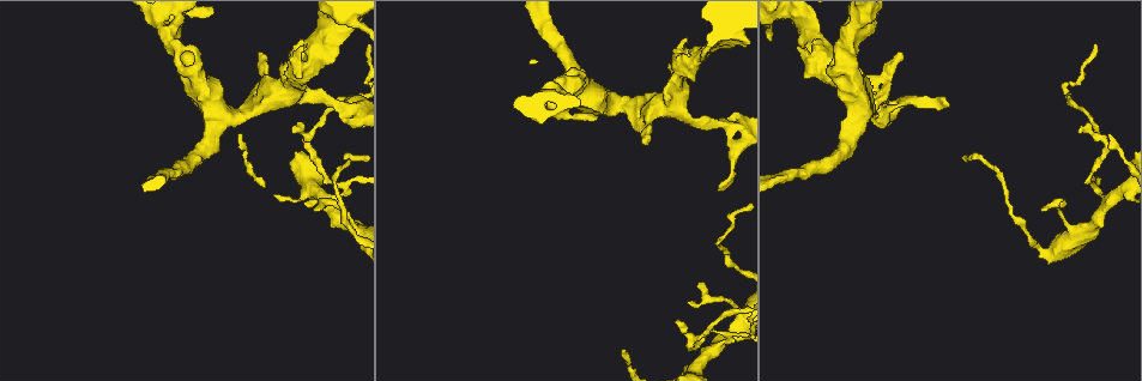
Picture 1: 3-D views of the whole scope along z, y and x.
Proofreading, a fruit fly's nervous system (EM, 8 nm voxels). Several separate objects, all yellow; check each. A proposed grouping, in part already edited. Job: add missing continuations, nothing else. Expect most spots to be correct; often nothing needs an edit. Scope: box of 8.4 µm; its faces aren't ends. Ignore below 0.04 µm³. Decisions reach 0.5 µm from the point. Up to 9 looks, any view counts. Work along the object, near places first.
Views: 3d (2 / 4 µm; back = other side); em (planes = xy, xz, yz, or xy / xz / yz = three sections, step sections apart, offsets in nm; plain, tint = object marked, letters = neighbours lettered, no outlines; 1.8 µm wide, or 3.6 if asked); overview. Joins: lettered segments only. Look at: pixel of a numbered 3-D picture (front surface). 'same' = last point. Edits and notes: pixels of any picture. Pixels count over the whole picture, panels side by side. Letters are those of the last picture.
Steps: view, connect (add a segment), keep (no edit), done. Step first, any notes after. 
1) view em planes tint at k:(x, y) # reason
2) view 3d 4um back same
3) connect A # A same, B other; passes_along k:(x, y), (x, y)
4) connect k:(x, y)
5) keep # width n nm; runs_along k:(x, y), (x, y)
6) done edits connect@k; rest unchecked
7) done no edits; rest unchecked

view em yz step 16 letters at 1:(692, 80) # free end

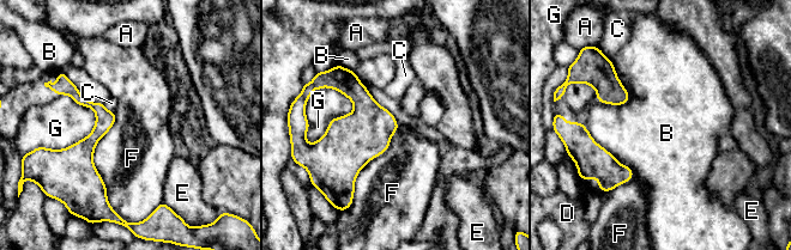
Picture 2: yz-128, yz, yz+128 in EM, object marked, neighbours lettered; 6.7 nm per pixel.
view em planes letters same

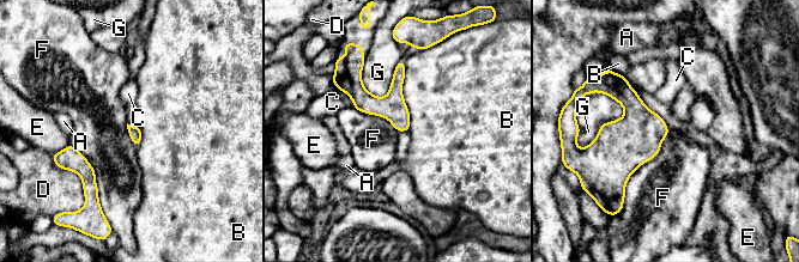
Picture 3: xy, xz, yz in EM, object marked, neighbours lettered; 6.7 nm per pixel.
keep # A other, B other, C other, D other, E other, F other, G other; none of them fits

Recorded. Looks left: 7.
view 3d 2um at 1:(169, 31) # sharp bend

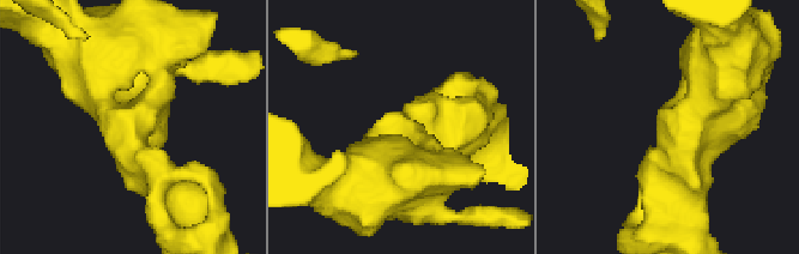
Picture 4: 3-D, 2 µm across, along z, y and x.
view em planes letters at 4:(130, 130) # now the EM

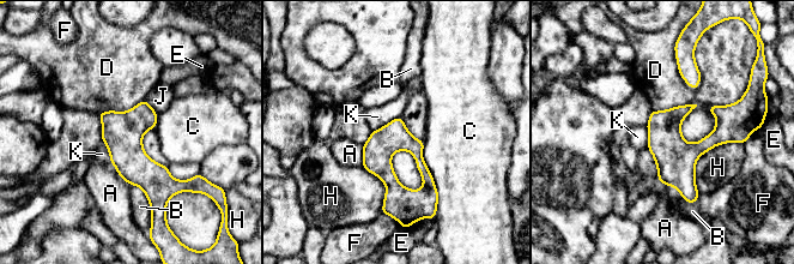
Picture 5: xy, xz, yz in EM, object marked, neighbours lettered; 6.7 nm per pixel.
keep # longest_contact C 460 nm; A other, B other, C other, D other, E other, F other, H other, J other, K other; runs_along 5:(399, 120), (385, 144), (391, 206); no lettered segment goes on from it

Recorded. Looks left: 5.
view 3d 2um back at 1:(717, 189) # long arm stops here

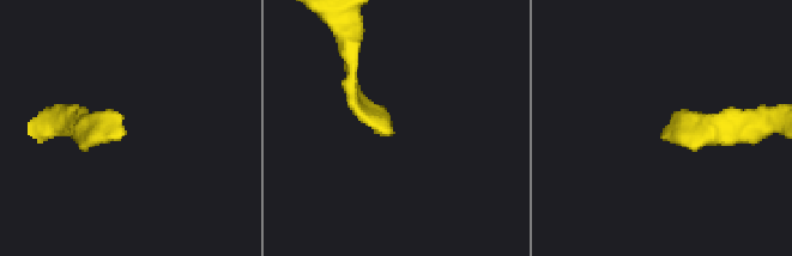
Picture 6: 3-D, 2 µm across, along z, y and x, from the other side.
view em xy step 16 tint at 6:(124, 129) # now the EM

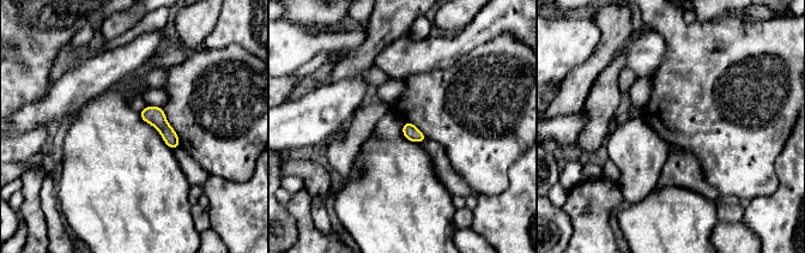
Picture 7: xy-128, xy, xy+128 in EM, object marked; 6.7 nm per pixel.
view em planes letters same

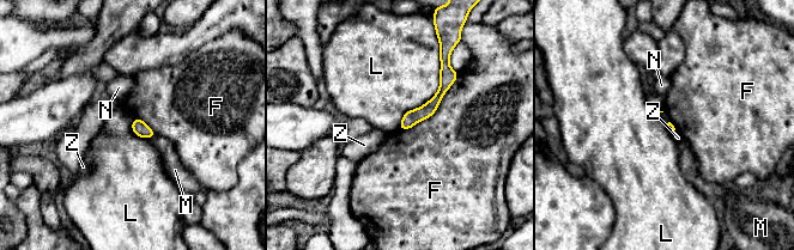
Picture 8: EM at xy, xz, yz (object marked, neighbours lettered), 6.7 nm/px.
keep # F other, L other, M other, N other, Z other; border 8:(440, 73), (438, 90), (398, 128); none of them fits

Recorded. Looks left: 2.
view 3d 4um at 1:(676, 322) # free end

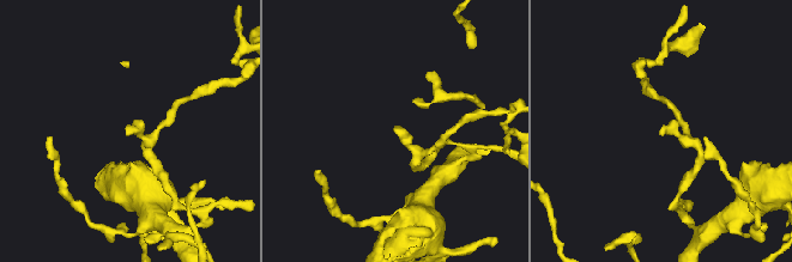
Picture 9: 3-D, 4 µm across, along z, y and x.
view em 3.6um planes letters at 9:(127, 124)

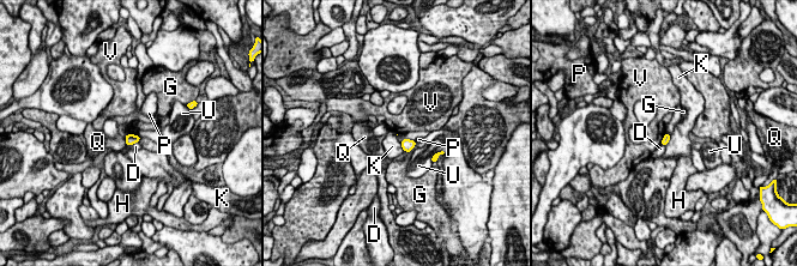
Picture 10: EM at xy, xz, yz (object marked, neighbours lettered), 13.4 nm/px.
keep # width 90 nm; D other, G other, H other, K other, P other, Q other, U other, V other; border 10:(666, 133), (660, 143); no lettered segment goes on from it

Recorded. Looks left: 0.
done no edits; rest unchecked

